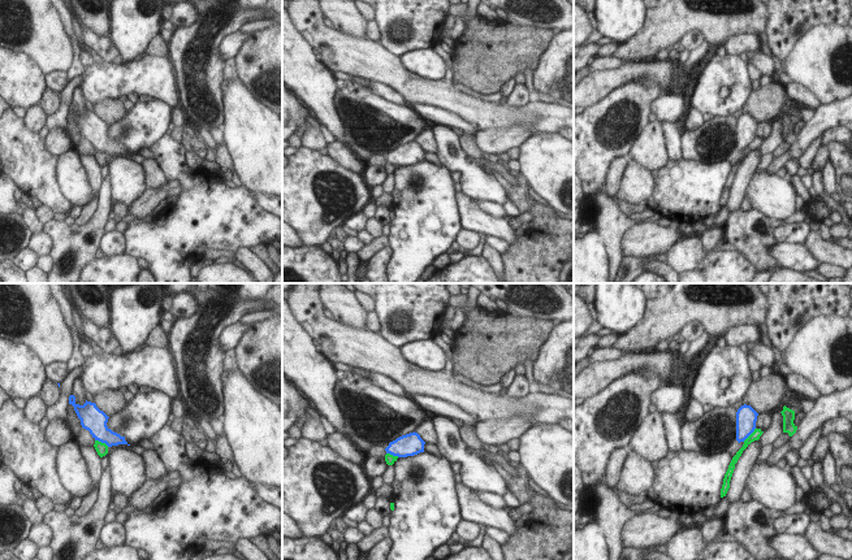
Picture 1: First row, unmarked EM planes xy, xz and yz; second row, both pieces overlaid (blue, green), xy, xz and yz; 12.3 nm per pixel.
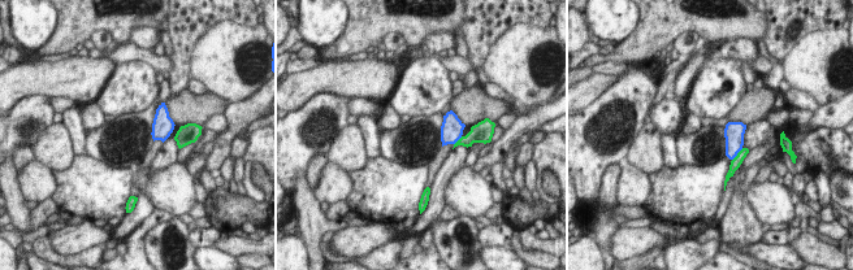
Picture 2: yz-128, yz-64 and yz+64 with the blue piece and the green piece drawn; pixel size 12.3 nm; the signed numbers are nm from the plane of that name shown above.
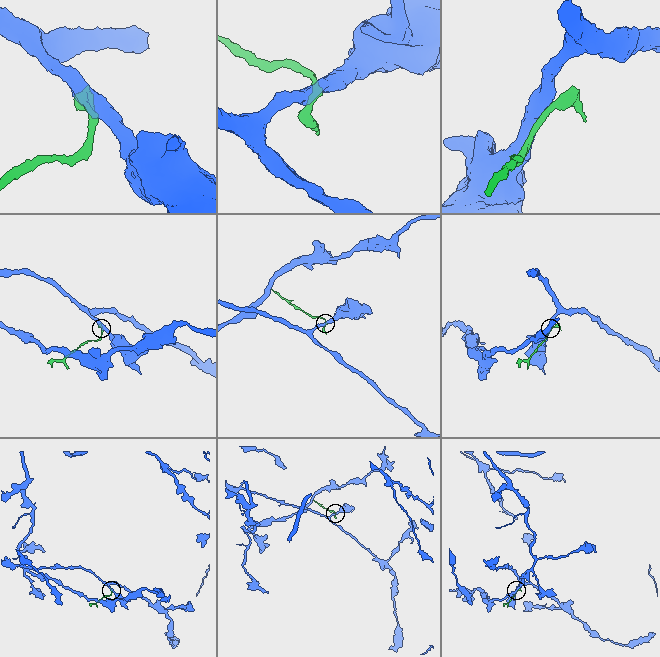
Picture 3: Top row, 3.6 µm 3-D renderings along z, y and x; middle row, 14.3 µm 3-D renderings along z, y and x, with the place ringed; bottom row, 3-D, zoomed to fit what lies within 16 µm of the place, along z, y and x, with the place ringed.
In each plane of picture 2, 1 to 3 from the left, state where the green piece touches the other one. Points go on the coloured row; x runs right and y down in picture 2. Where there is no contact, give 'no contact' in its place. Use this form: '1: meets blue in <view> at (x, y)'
1: no contact
2: meets blue in yz-64 at (458, 139)
3: meets blue in yz+64 at (736, 155)

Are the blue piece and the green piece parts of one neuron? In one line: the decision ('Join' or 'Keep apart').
Keep apart.

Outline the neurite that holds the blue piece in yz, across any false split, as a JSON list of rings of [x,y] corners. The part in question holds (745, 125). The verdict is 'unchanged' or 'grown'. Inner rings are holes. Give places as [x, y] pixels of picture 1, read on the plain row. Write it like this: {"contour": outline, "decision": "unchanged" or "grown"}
{"contour": [[[741,114],[736,121],[736,149],[744,151],[756,138],[758,122],[751,114]]], "decision": "unchanged"}

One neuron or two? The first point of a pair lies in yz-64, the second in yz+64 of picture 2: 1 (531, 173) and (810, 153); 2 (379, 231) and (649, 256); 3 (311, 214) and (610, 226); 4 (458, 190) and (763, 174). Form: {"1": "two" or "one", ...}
{"1": "two", "2": "two", "3": "one", "4": "two"}

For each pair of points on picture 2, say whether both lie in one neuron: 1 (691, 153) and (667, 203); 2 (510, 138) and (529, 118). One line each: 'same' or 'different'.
1: different
2: same

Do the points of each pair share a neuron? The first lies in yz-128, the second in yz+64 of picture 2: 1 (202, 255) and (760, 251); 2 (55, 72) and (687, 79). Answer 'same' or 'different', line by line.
1: same
2: different

